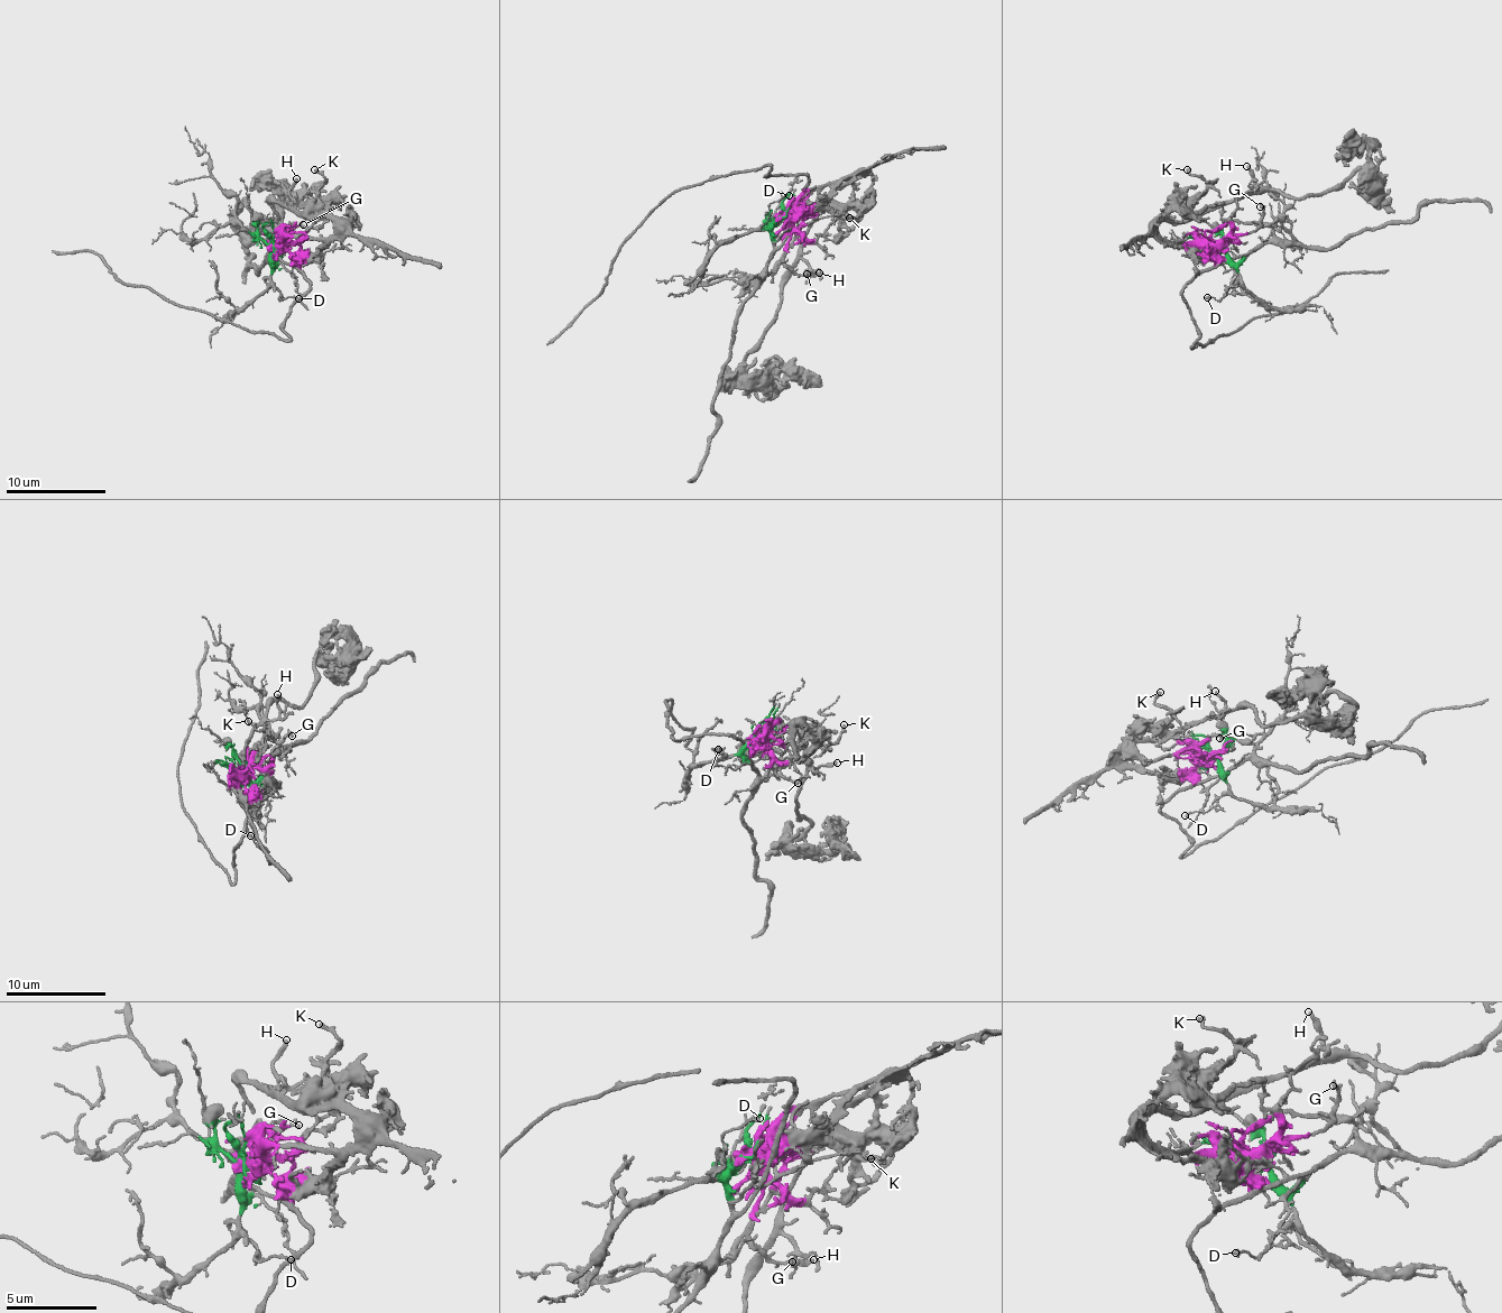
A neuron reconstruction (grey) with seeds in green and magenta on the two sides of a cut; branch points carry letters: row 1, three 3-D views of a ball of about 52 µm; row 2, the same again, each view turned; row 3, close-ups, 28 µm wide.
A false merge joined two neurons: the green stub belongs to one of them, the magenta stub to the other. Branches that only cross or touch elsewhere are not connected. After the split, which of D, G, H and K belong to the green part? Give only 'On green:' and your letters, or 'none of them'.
On green: D

